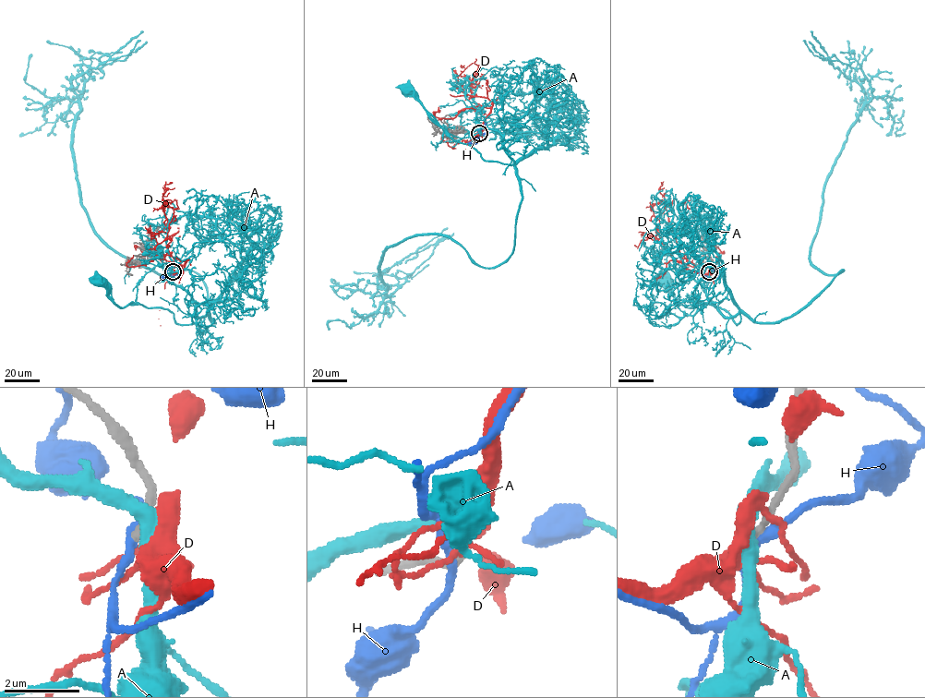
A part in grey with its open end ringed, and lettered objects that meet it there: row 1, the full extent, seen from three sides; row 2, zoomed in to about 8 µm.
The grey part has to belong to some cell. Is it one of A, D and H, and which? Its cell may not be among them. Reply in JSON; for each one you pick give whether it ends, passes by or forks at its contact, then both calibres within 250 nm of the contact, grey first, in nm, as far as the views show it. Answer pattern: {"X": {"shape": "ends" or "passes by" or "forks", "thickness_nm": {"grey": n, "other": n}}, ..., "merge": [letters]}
{"merge": []}

